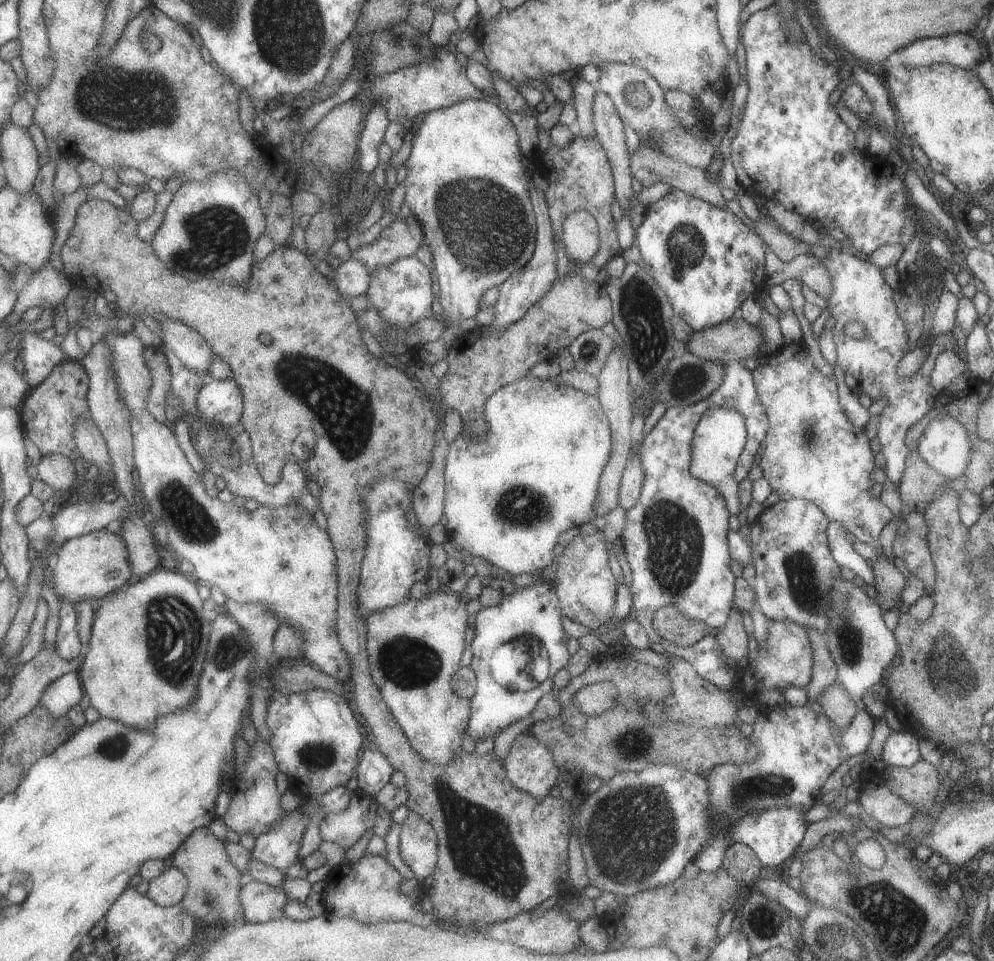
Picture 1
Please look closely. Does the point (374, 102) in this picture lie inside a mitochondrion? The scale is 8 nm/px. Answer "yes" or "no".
no

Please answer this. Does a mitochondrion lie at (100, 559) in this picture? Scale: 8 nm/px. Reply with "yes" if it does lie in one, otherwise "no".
no

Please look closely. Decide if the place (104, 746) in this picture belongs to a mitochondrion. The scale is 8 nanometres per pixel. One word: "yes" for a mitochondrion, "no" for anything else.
yes

